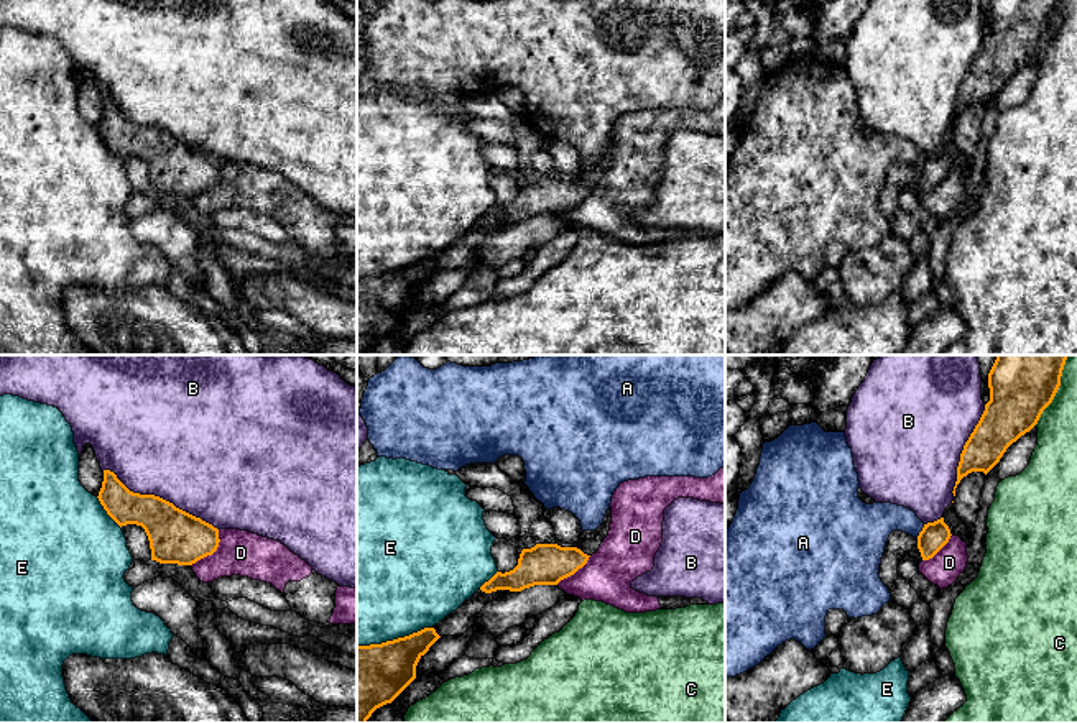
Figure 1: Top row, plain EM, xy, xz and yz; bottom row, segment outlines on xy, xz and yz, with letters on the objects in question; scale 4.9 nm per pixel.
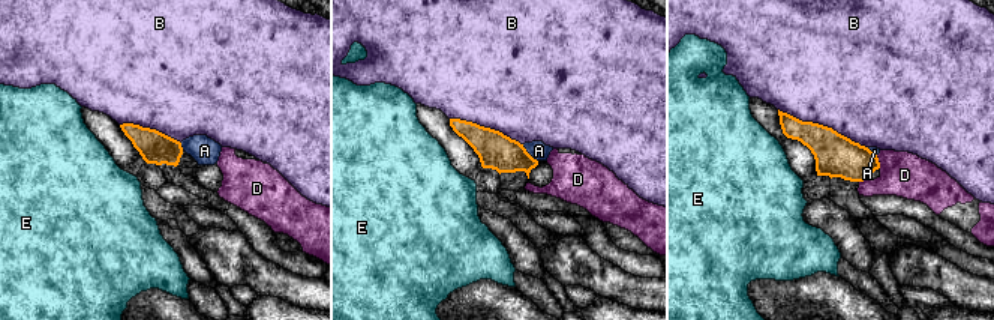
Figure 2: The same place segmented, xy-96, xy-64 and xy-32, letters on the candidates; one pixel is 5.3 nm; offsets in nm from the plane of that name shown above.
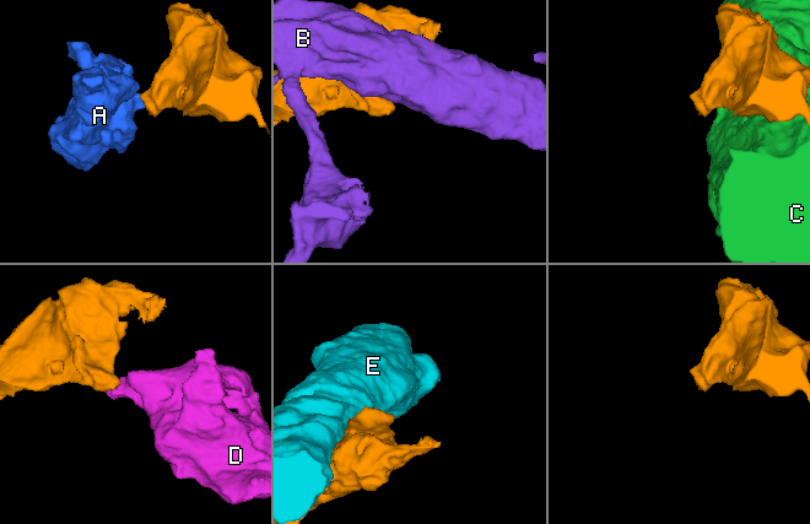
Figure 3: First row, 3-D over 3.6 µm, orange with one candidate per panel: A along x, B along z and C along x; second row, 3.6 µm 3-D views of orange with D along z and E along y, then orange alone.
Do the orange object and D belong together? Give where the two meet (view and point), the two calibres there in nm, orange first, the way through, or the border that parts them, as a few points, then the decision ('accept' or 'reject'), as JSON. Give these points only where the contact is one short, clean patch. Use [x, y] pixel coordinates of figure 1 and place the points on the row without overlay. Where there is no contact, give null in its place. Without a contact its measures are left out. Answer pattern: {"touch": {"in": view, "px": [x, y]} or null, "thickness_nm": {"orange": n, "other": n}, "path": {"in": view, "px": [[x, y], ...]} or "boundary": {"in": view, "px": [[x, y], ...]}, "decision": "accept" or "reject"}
{"touch": {"in": "xy", "px": [212, 184]}, "thickness_nm": {"orange": 260, "other": 220}, "boundary": {"in": "xy", "px": [[219, 161], [219, 178], [191, 198]]}, "decision": "reject"}

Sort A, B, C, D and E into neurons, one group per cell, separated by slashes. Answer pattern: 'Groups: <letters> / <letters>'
Groups: A / B / C / D / E

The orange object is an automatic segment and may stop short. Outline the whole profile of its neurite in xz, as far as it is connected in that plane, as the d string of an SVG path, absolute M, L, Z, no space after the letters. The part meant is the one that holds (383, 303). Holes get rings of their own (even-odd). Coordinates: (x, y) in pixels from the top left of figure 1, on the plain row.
M424 260L381 276L357 278L357 355L367 355L377 340L391 335L416 311L419 291L439 269L434 260Z

